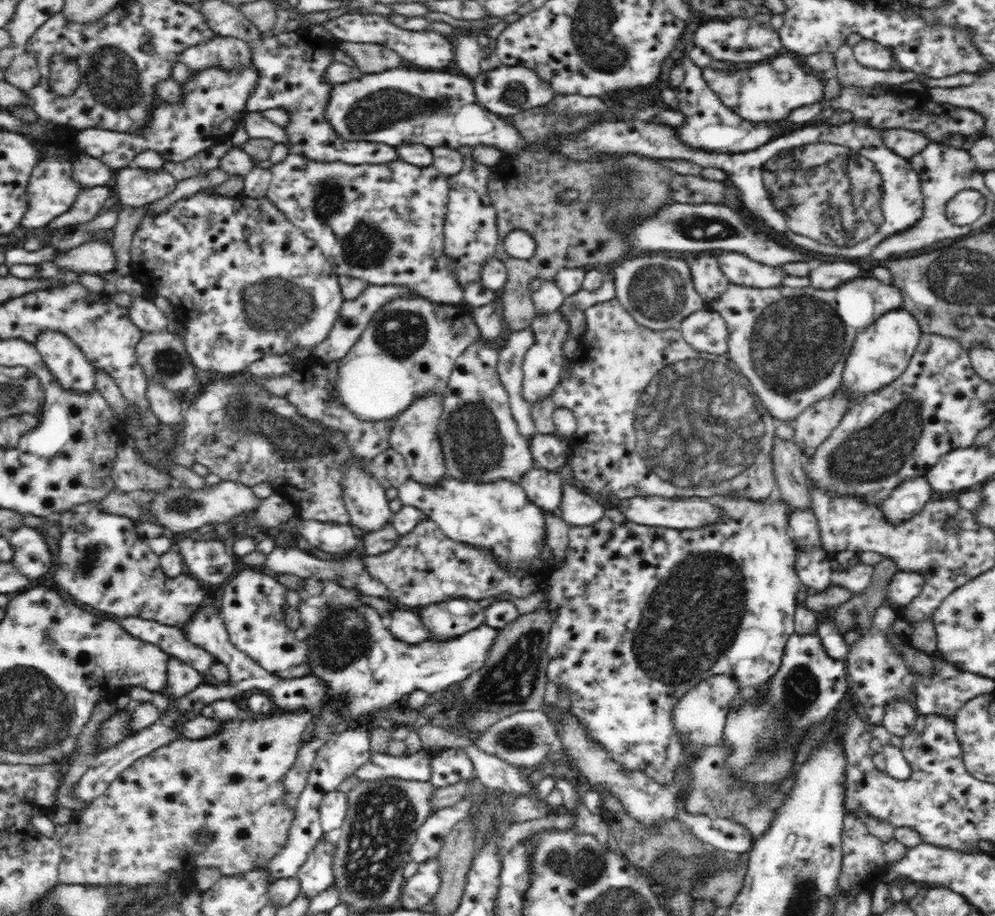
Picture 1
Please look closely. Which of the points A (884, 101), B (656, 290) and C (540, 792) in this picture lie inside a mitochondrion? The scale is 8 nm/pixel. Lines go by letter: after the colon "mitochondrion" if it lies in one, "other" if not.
A: other
B: mitochondrion
C: other

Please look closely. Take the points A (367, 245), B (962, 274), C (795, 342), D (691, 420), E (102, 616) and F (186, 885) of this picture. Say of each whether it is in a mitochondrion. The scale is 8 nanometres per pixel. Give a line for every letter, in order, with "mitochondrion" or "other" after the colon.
A: mitochondrion
B: mitochondrion
C: mitochondrion
D: mitochondrion
E: other
F: other

